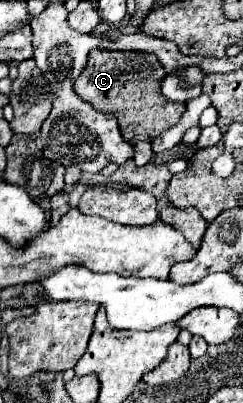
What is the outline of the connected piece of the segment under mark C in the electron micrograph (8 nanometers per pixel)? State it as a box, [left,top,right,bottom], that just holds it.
[75,50,185,142]

